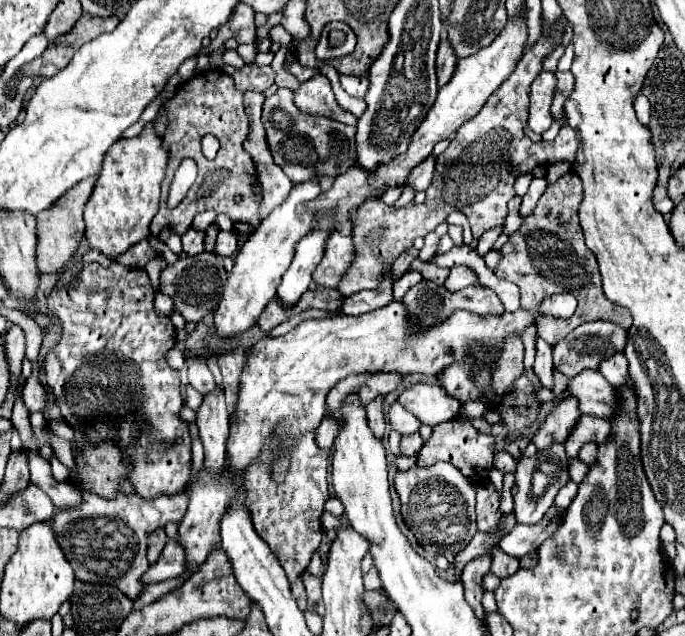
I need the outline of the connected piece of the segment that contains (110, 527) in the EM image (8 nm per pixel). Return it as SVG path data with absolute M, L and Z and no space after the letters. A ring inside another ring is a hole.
M69 477L67 483L71 483L81 493L81 503L77 507L55 511L51 529L65 559L73 567L75 577L87 583L107 583L137 601L141 591L147 587L147 583L143 583L143 571L149 569L147 535L157 527L165 527L169 521L179 523L187 511L189 493L183 491L171 497L159 495L155 499L119 493L117 497L107 499L91 493L81 485L81 481L73 477Z

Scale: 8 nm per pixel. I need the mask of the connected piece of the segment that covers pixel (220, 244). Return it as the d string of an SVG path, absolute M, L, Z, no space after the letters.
M235 229L219 231L215 253L221 257L233 257L237 253L237 249L239 249L239 233L235 233Z

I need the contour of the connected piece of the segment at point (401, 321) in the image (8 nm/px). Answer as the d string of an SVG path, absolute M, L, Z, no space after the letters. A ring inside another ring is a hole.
M559 293L545 297L537 311L519 309L513 313L505 311L503 315L477 315L457 309L441 323L429 329L419 329L411 323L405 305L393 301L379 311L363 313L359 317L339 315L333 319L311 319L303 321L283 337L265 337L253 347L241 373L237 419L231 421L231 437L227 443L233 475L245 473L245 467L259 455L265 437L277 433L283 439L285 457L275 463L273 477L283 481L289 467L287 449L299 433L319 427L325 415L325 395L335 383L339 383L339 379L389 371L439 375L457 361L467 357L477 359L477 345L481 345L481 357L485 357L485 363L487 359L491 363L491 359L503 351L503 341L509 335L521 337L527 327L537 325L539 317L569 319L575 313L575 307L577 301L571 293Z

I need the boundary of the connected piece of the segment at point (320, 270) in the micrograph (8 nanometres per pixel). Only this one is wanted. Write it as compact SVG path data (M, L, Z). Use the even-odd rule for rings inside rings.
M343 231L329 233L323 259L313 271L313 281L323 287L335 287L335 283L339 283L339 277L343 277L343 271L347 271L347 267L351 265L353 257L351 237Z

